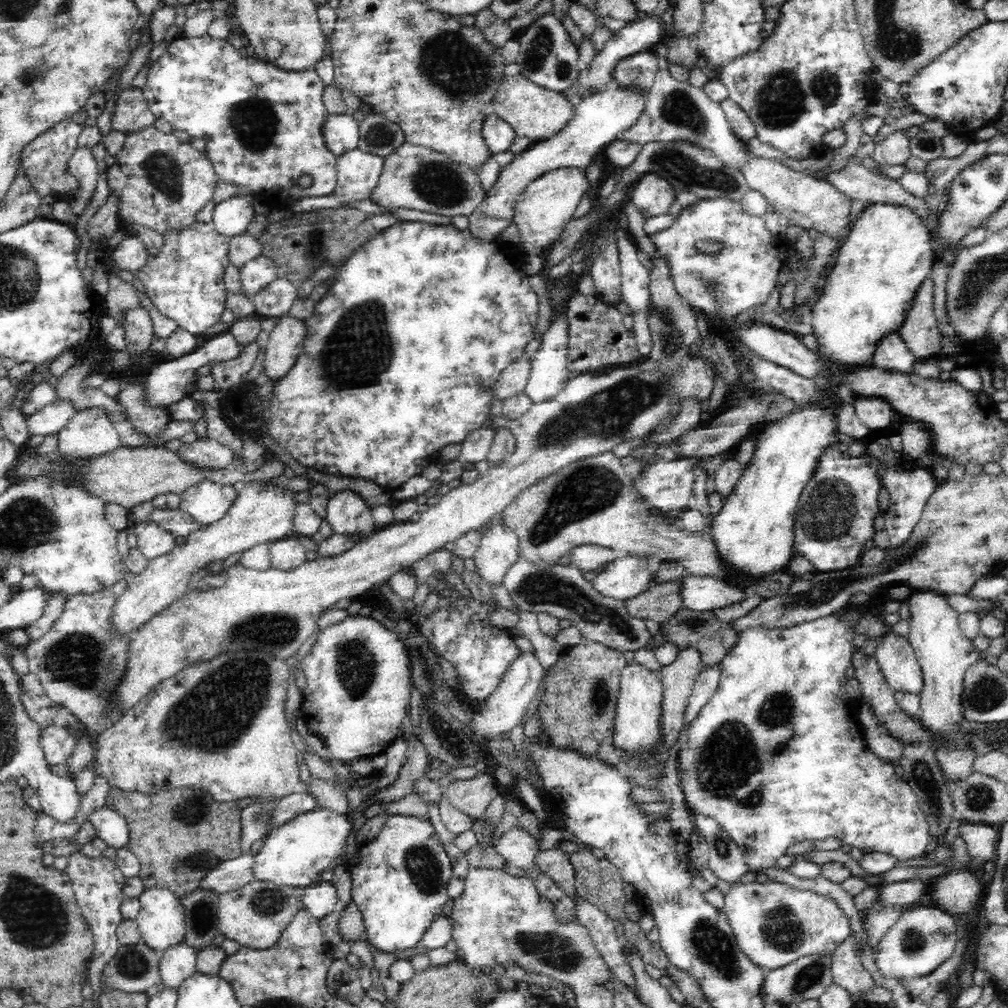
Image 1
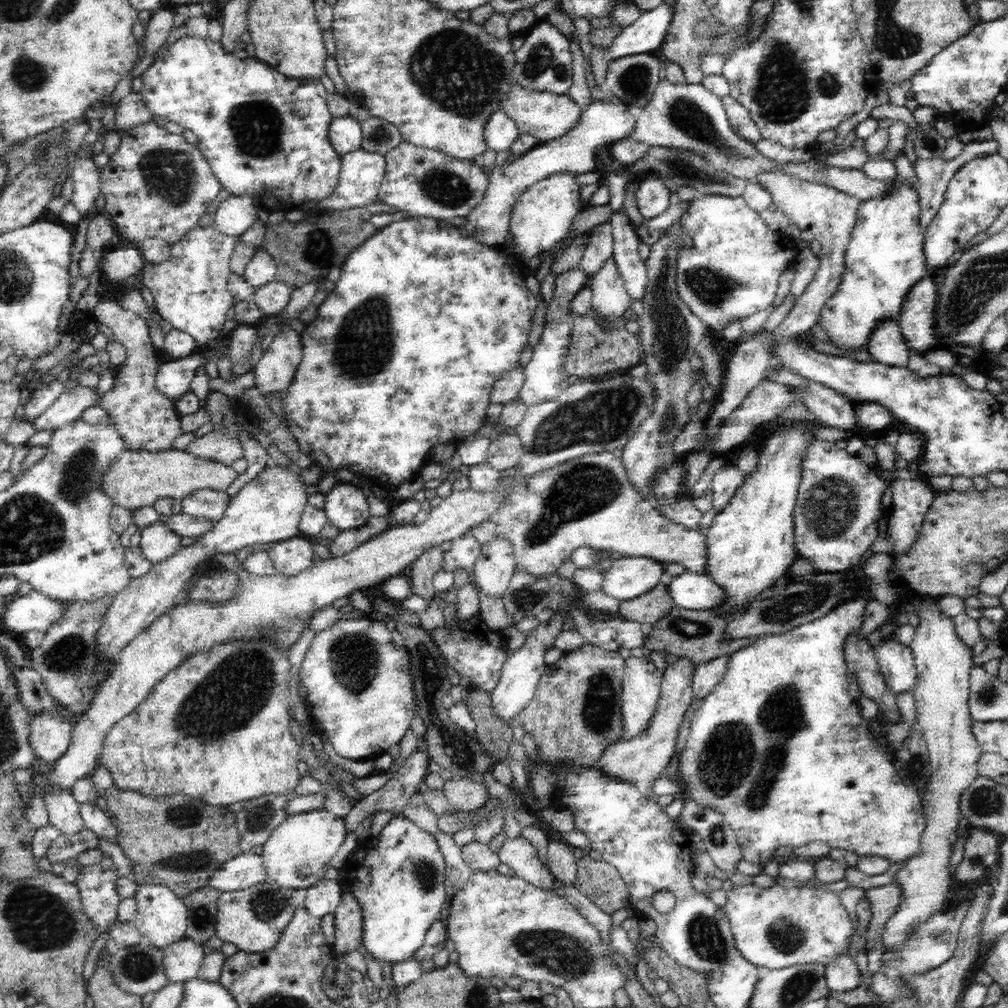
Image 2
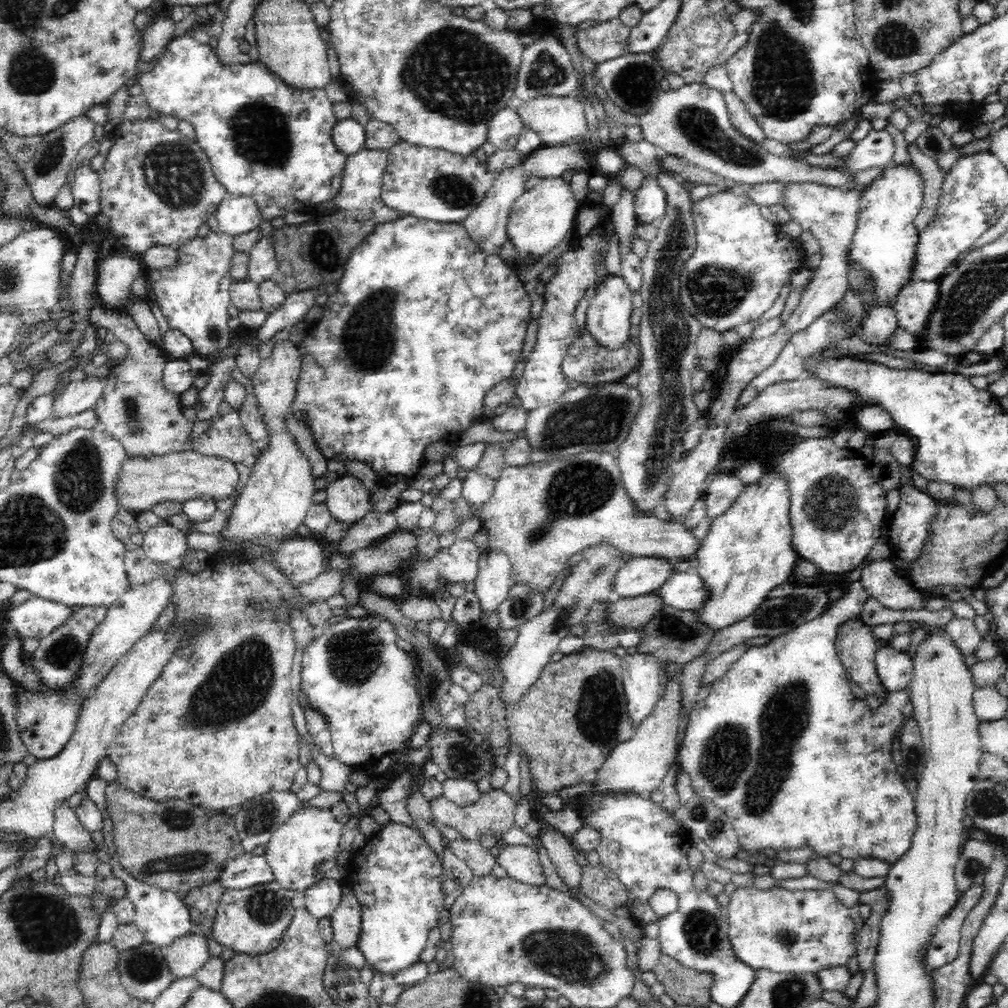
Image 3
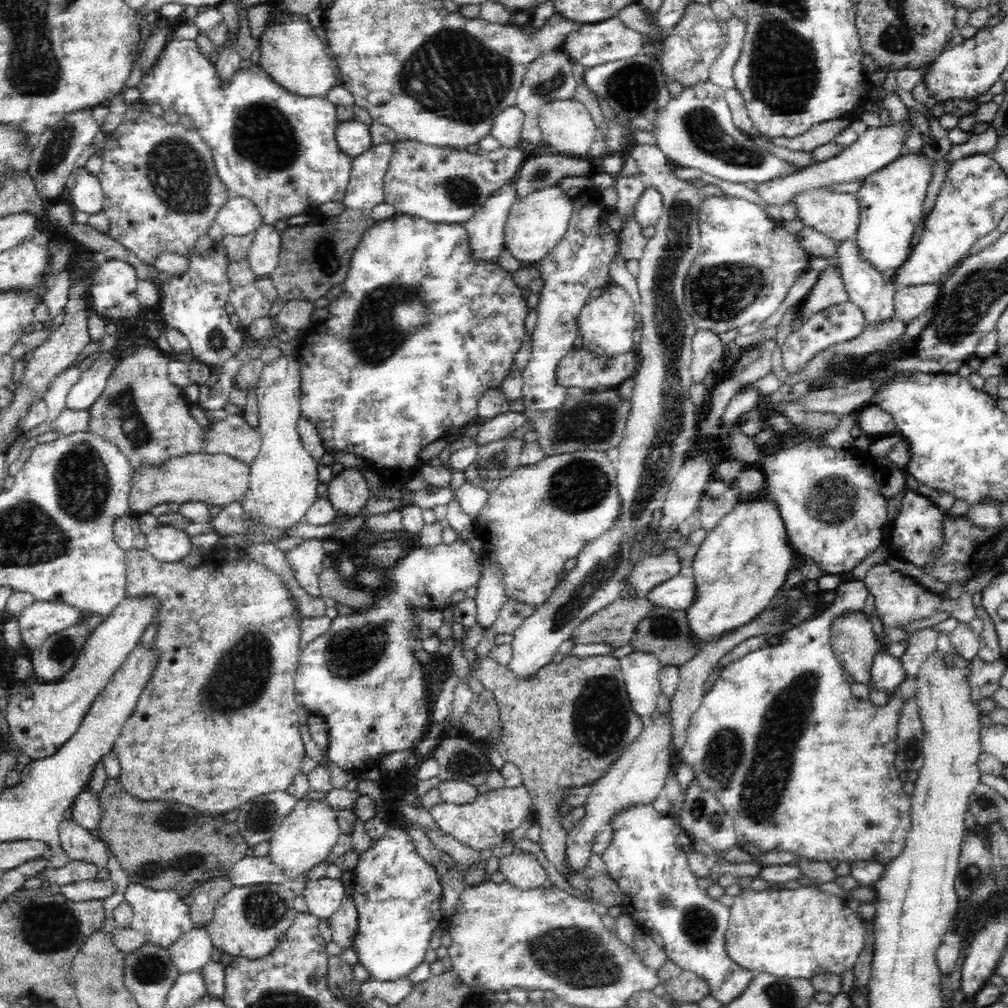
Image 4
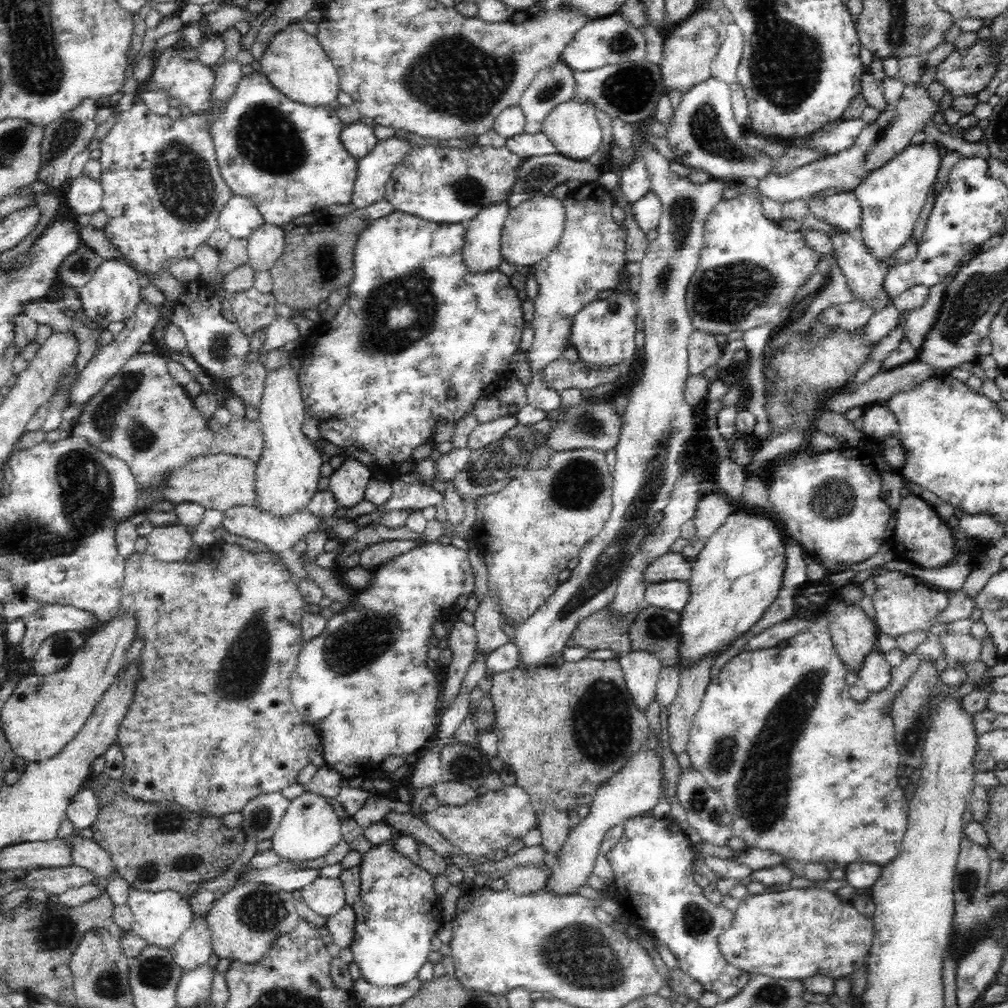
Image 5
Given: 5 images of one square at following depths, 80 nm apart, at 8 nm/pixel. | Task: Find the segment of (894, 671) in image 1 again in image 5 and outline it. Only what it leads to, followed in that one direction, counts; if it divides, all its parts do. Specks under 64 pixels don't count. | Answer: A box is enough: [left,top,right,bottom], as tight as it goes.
[859,652,893,693]

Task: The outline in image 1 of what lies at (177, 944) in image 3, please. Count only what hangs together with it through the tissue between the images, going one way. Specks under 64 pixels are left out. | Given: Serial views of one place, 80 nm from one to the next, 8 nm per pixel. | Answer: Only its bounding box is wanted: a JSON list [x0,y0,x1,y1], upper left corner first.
[159,942,198,988]

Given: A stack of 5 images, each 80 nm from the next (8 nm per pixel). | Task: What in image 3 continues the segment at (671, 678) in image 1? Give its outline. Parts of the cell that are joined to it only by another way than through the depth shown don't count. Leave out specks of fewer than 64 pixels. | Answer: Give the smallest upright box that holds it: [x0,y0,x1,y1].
[596,676,682,794]

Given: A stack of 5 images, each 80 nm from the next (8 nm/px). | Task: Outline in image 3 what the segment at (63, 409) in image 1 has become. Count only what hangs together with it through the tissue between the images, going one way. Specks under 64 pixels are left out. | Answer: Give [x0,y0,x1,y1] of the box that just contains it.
[50,375,105,417]

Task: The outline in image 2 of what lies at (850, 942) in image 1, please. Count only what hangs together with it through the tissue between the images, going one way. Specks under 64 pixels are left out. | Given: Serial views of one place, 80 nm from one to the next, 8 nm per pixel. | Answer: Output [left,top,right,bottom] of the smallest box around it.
[825,950,864,992]

